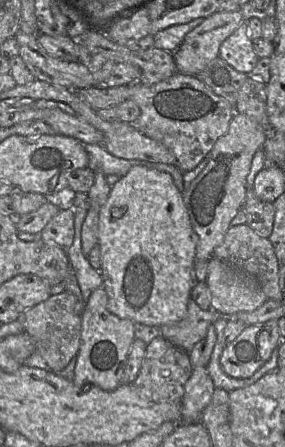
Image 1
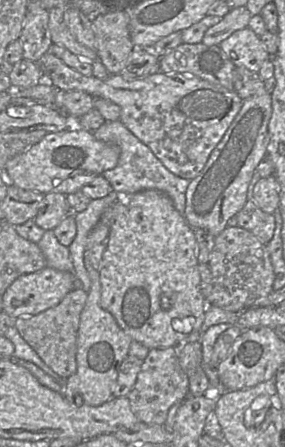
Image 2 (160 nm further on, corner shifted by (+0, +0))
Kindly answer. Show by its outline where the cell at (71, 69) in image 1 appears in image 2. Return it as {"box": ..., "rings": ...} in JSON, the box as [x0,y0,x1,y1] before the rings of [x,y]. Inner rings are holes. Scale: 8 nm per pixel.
{"box":[35,52,243,181],"rings":[[[46,52],[35,63],[41,70],[39,84],[54,85],[63,91],[83,91],[117,104],[121,108],[120,122],[149,147],[170,172],[190,181],[203,170],[243,102],[234,90],[181,73],[159,71],[135,80],[125,80],[118,74],[101,80],[77,72],[52,53]]]}

